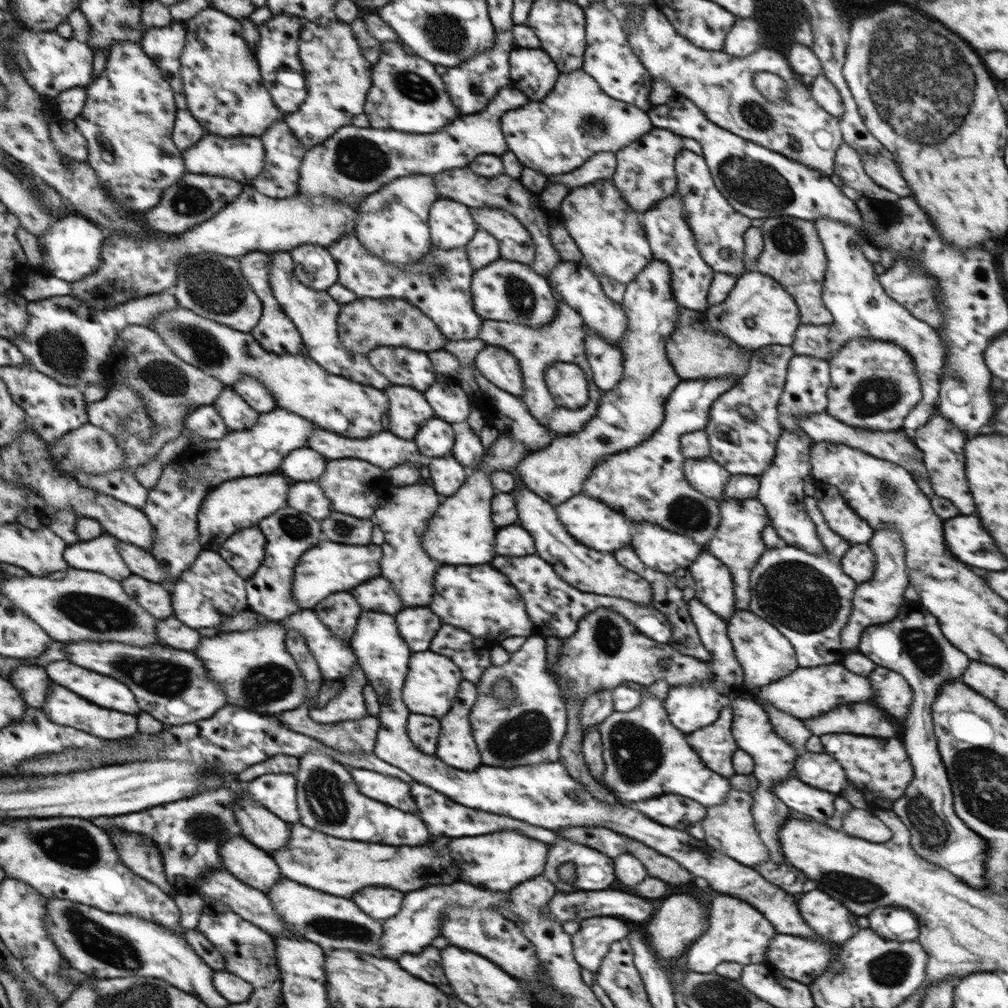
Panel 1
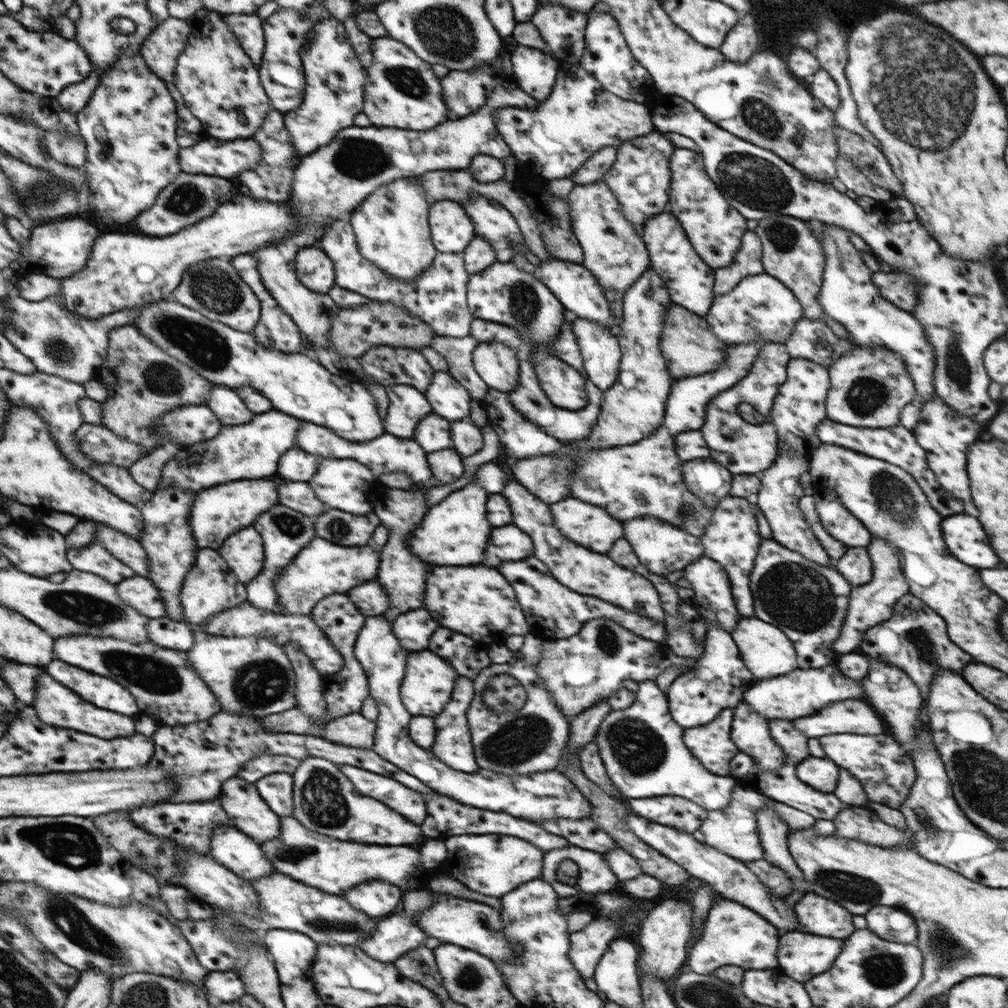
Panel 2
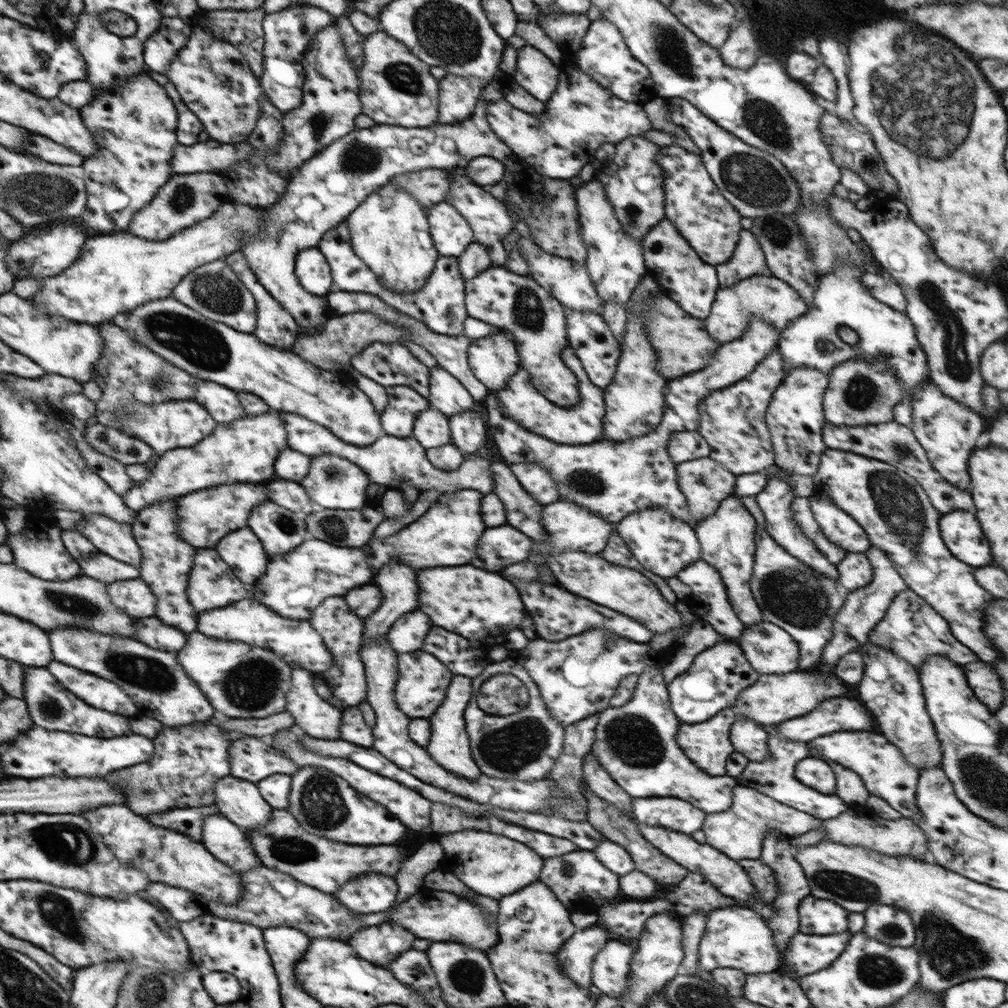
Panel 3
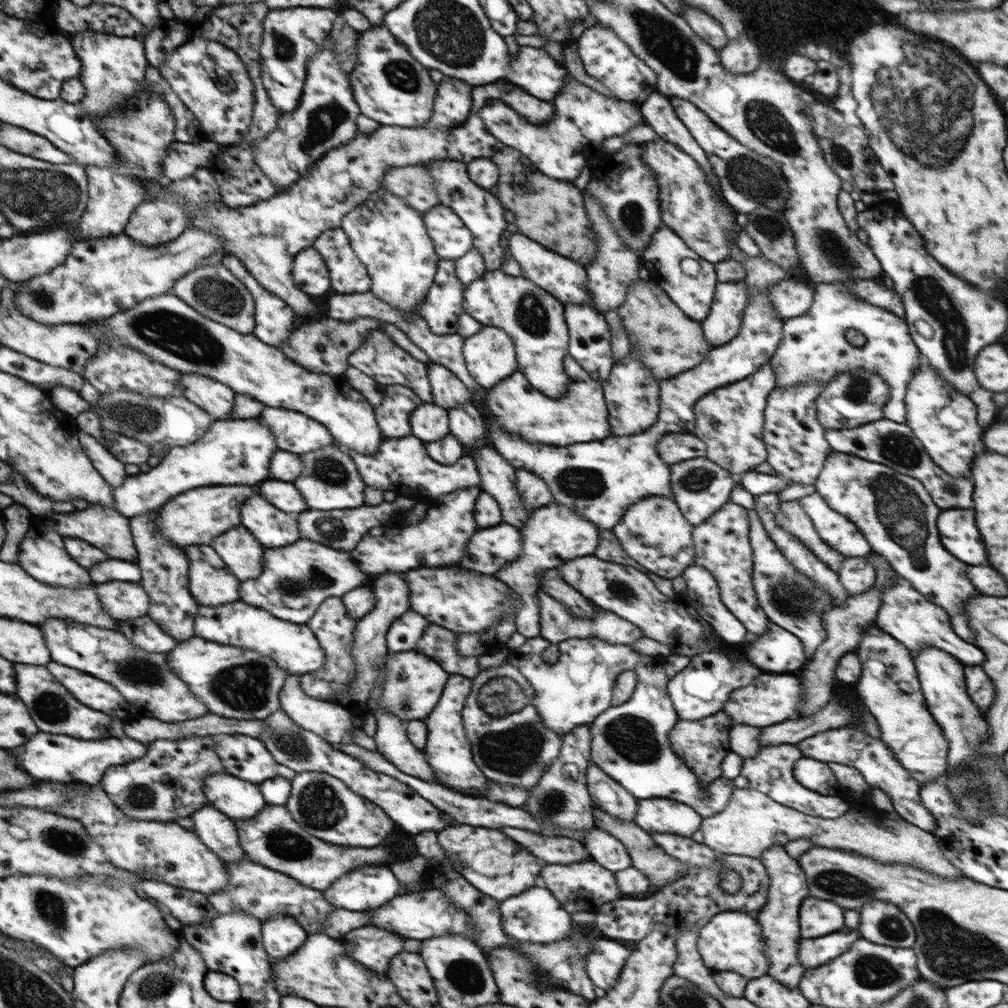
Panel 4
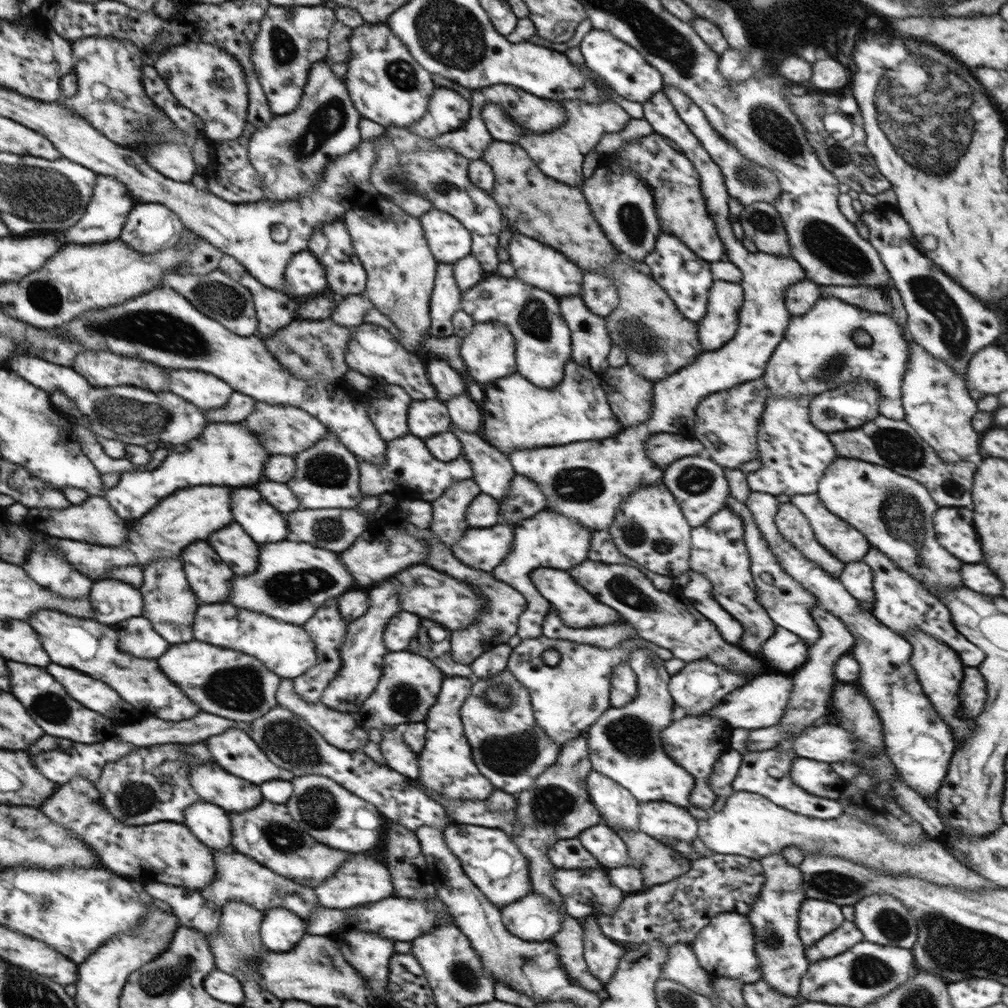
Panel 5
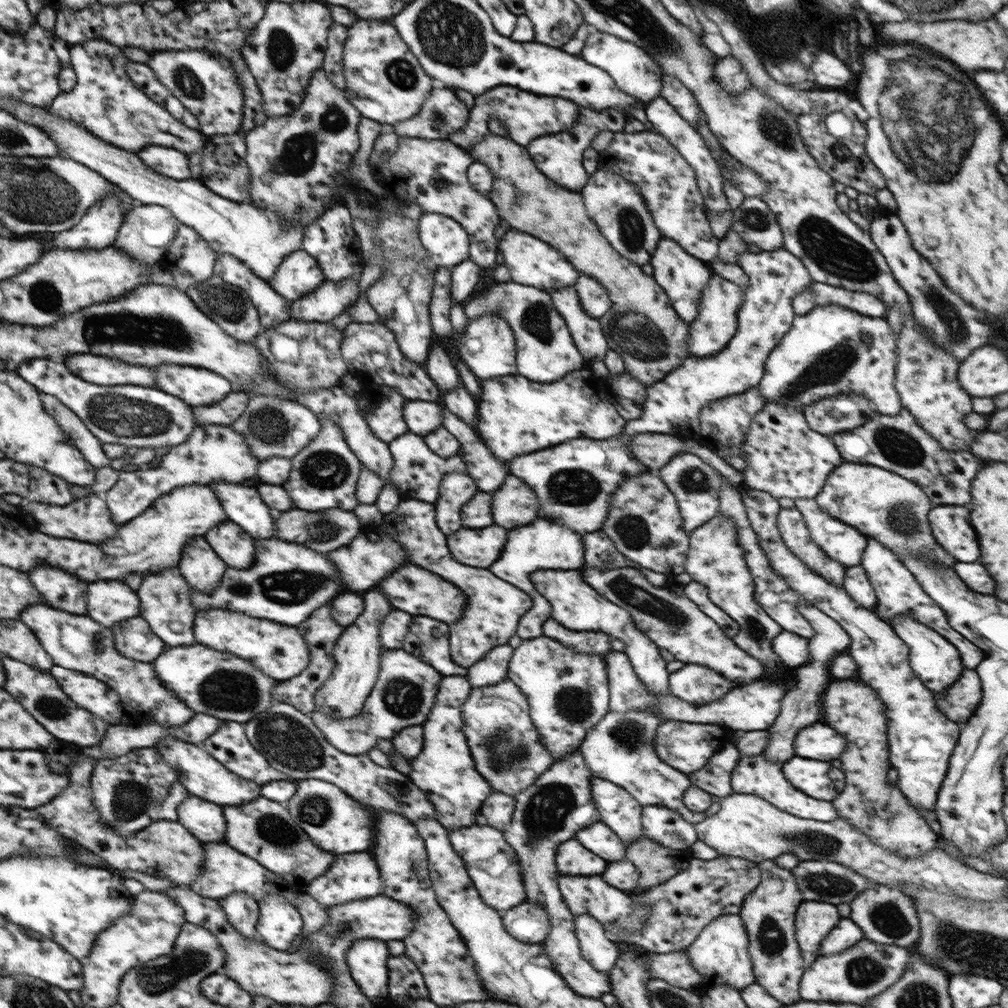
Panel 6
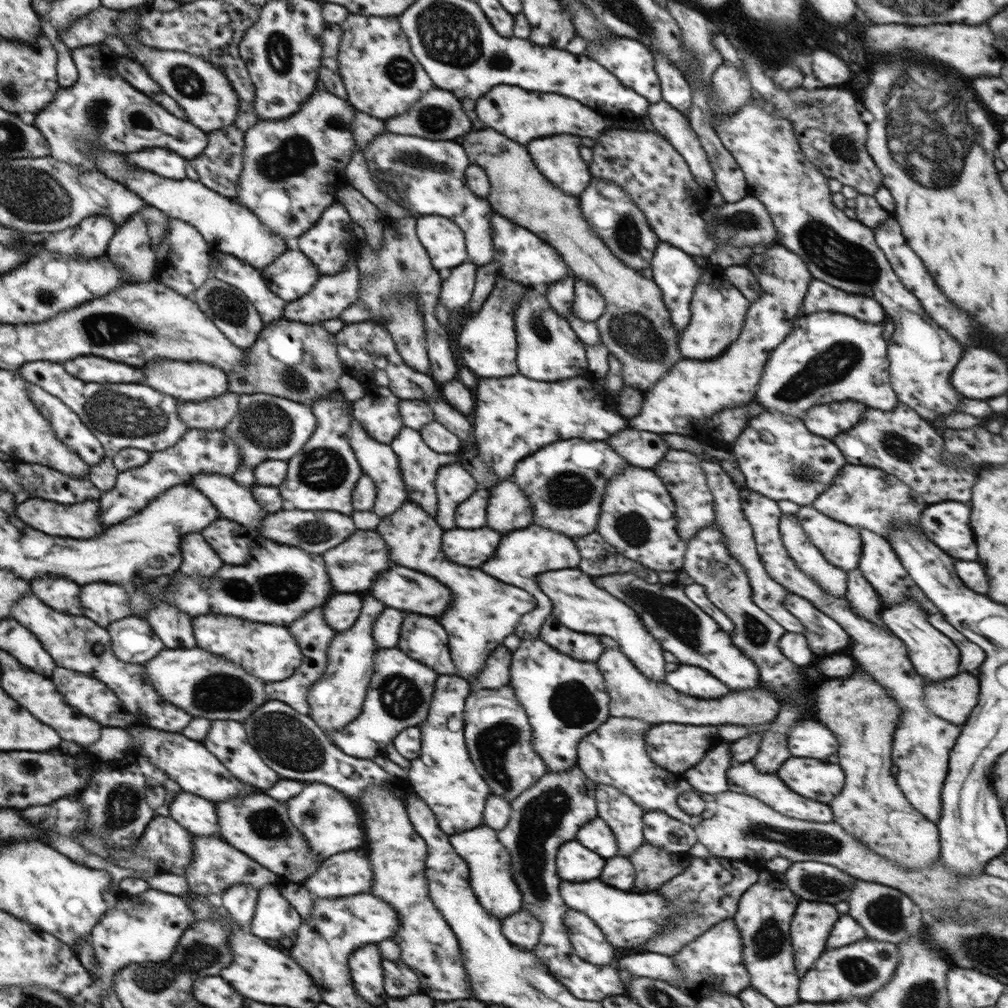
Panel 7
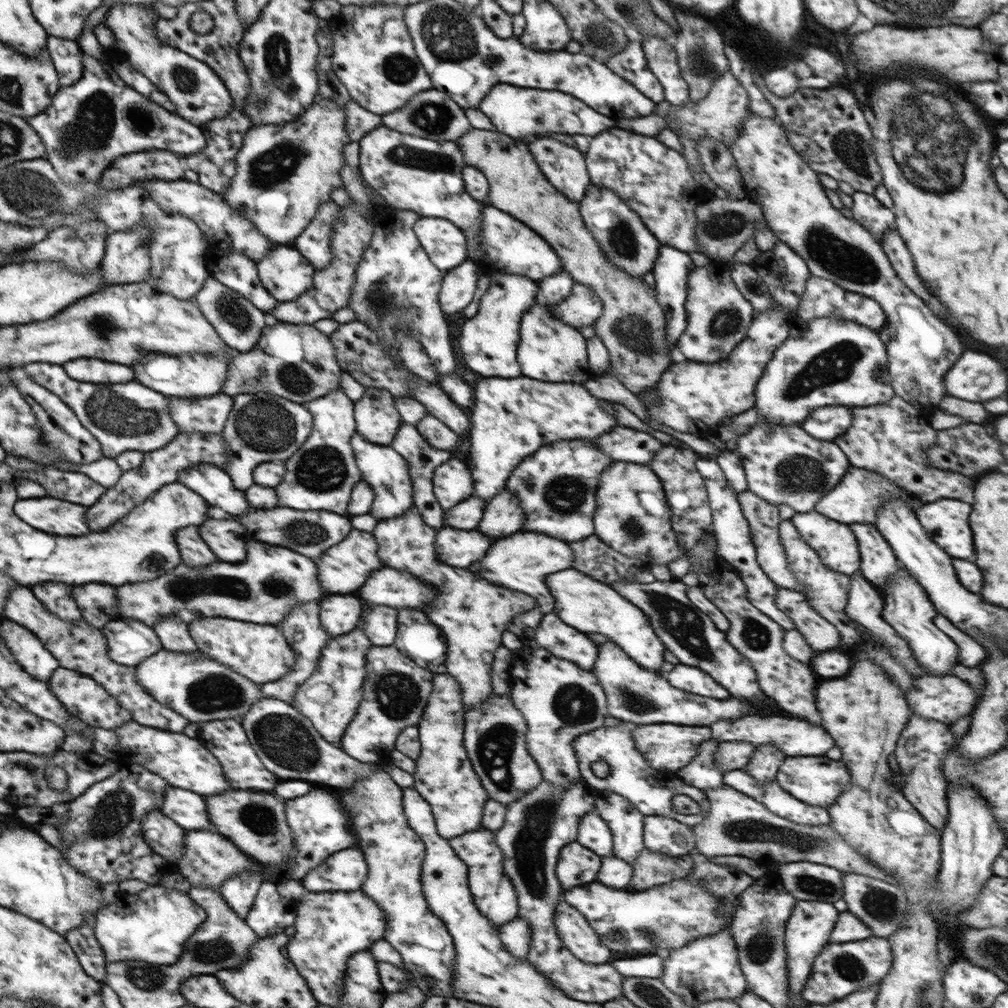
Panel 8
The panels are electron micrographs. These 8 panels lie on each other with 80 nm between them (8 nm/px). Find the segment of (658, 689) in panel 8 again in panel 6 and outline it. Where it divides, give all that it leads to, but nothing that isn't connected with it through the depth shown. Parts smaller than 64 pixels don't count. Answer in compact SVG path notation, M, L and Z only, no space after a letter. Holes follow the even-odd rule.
M624 651L605 654L607 679L609 680L609 710L615 713L639 710L655 704L657 700L640 682L632 663ZM758 680L754 684L748 684L748 686L742 686L742 688L734 688L723 698L714 702L708 702L708 704L702 704L702 706L688 704L685 700L676 698L674 694L666 694L664 698L657 702L657 712L666 721L718 724L730 726L734 730L766 730L768 726L772 726L772 722L780 714L780 702L782 702L784 694L786 694L784 682Z

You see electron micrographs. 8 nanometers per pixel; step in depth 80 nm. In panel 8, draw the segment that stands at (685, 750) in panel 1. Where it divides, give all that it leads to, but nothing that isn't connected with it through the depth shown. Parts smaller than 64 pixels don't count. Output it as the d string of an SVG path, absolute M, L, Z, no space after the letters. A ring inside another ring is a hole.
M572 568L548 575L545 584L548 592L555 598L554 612L564 624L583 633L603 634L621 647L643 669L660 672L660 667L665 661L664 643L656 636L646 614L618 594L611 586ZM619 721L616 726L600 726L596 730L580 734L572 742L581 778L598 791L611 790L627 798L644 815L654 814L674 818L690 828L700 824L704 815L683 815L676 812L672 806L672 797L676 794L686 794L696 799L702 810L708 810L707 799L699 789L684 784L684 781L674 772L652 768L646 759L638 752L633 736L632 722Z

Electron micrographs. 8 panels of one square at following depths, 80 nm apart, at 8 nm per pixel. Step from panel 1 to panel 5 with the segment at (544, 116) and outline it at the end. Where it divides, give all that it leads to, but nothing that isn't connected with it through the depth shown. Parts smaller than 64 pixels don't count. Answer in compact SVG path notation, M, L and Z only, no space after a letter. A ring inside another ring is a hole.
M573 99L560 102L564 106L565 121L554 130L546 133L532 133L532 130L521 128L517 122L496 104L488 104L482 109L481 116L492 139L520 146L530 155L536 166L548 178L562 182L567 186L581 186L585 180L582 175L584 156L595 147L604 134L620 133L631 119L618 104L611 100L604 103L588 103L584 100Z

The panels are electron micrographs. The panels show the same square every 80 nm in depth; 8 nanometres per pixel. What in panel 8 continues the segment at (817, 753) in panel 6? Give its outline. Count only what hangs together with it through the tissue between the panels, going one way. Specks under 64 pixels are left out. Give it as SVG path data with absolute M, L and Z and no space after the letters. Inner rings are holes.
M746 716L736 720L721 720L710 725L712 740L718 742L750 742L756 746L762 744L774 744L774 748L782 750L787 757L796 756L824 756L834 746L835 740L820 726L814 726L804 720L794 718L782 718L782 716ZM824 752L824 754L822 754Z

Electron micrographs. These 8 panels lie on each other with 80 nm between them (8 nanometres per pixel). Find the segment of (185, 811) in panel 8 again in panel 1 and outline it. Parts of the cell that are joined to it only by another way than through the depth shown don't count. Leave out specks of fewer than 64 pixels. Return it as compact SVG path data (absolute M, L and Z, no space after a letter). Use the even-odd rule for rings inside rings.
M242 835L222 841L219 855L224 869L264 894L284 877L271 855Z

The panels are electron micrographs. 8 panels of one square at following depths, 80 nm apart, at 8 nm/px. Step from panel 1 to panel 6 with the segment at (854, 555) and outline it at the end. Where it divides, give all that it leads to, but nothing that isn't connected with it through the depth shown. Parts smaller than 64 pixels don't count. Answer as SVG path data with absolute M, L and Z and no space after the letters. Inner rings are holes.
M862 564L847 568L842 588L860 607L874 611L877 598Z

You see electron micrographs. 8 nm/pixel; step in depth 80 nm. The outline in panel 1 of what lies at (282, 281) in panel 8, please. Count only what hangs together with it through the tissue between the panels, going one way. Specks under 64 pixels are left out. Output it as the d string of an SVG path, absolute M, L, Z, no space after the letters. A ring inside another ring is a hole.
M302 245L289 251L297 279L315 291L326 291L339 277L335 258L326 247Z

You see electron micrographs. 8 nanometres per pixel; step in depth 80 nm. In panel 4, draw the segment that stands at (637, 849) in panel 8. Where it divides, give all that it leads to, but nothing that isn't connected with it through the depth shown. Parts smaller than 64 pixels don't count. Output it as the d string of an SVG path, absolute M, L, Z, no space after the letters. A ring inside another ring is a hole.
M593 762L586 773L587 789L592 802L606 814L630 822L637 813L637 798L632 796L619 782L602 772Z

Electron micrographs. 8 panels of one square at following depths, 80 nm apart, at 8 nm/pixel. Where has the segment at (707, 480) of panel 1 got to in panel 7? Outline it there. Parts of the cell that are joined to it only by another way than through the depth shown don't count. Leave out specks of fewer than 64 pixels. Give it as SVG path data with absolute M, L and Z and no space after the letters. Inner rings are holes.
M670 449L654 467L654 471L671 494L675 504L675 517L678 519L677 530L680 538L688 543L700 529L715 522L713 496L698 455L687 450Z

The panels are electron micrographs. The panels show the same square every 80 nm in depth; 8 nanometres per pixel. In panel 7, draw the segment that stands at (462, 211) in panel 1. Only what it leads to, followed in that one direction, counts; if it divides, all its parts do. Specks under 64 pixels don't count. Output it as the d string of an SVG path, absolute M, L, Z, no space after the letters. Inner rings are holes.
M417 215L415 231L437 271L453 269L469 261L464 231L452 220L437 215Z

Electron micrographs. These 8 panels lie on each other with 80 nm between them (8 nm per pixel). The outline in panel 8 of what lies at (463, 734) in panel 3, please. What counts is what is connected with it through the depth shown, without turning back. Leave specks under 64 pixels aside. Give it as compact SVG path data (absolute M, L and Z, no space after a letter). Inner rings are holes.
M435 674L432 694L424 707L420 722L420 756L415 760L414 784L422 798L431 806L438 835L443 839L462 836L481 829L485 802L489 799L479 776L474 772L463 745L465 710L462 702L462 689L453 676Z

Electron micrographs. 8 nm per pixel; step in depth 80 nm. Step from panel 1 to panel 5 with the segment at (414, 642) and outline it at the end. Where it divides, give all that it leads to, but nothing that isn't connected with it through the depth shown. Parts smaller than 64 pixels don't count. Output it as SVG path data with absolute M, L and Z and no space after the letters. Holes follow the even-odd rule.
M400 612L387 624L383 632L383 641L389 651L406 649L410 639L420 630L420 618L408 612Z

